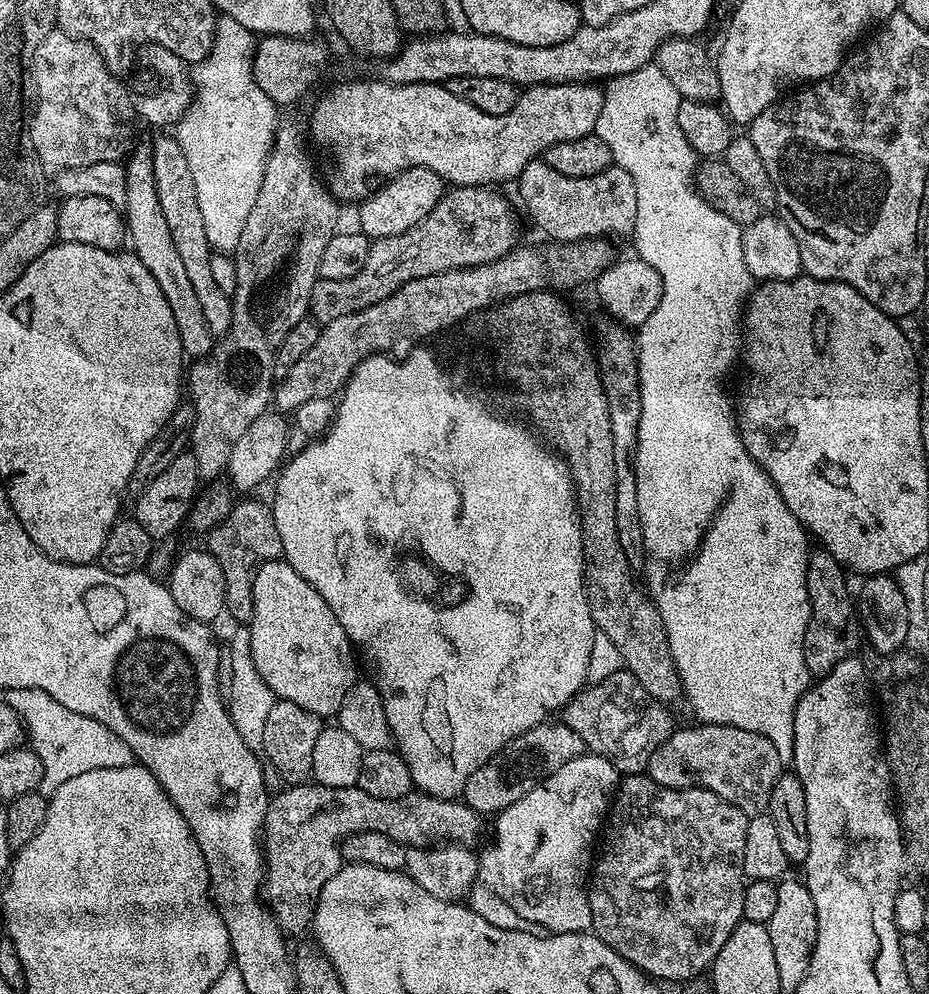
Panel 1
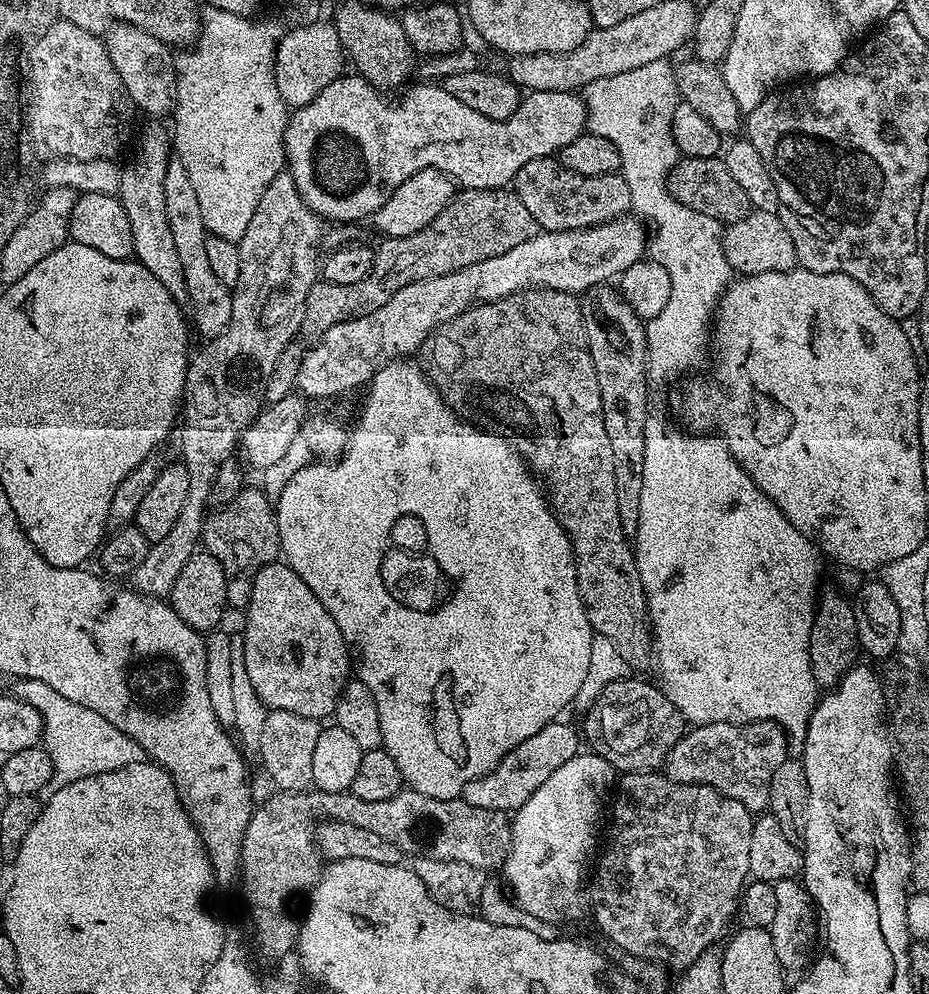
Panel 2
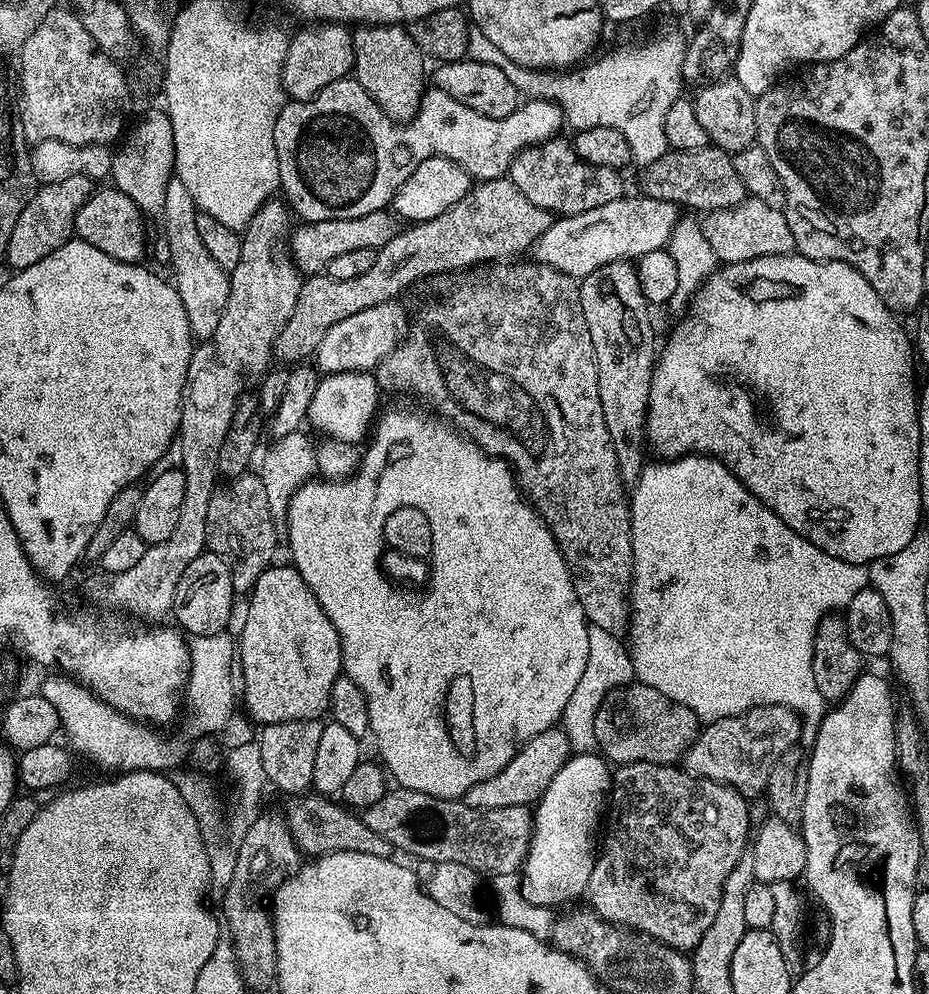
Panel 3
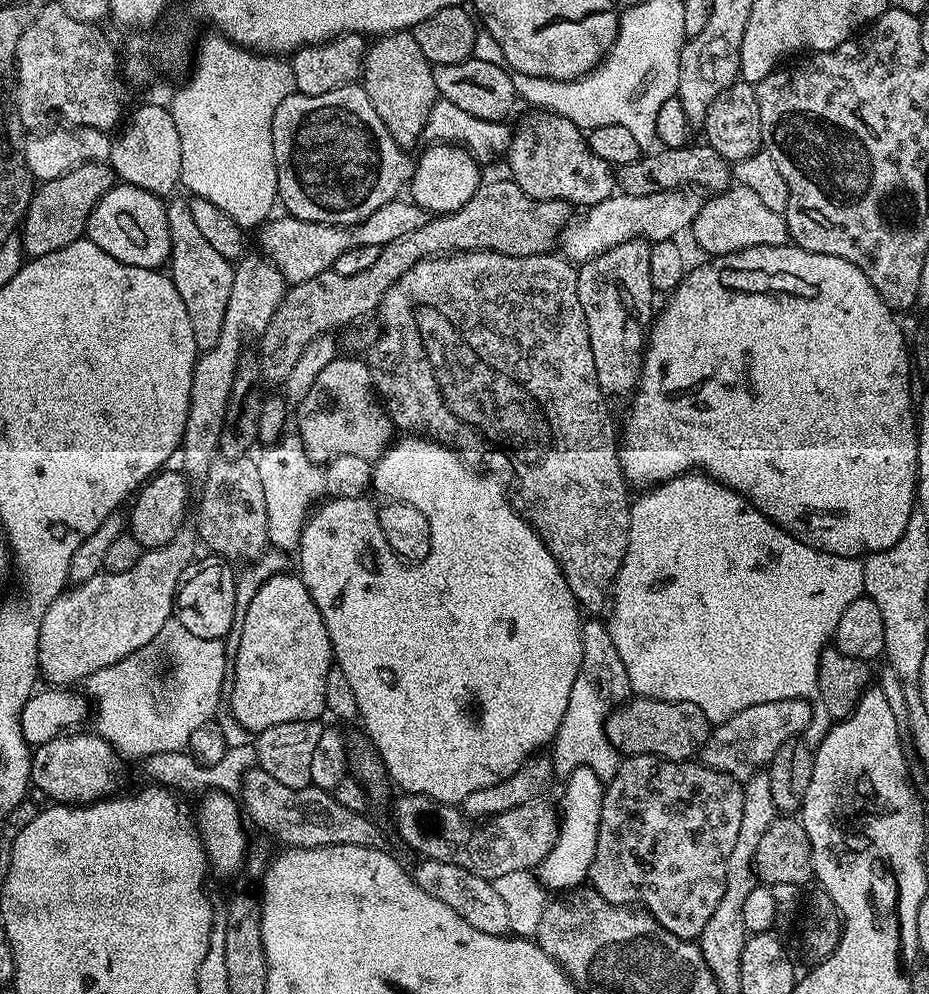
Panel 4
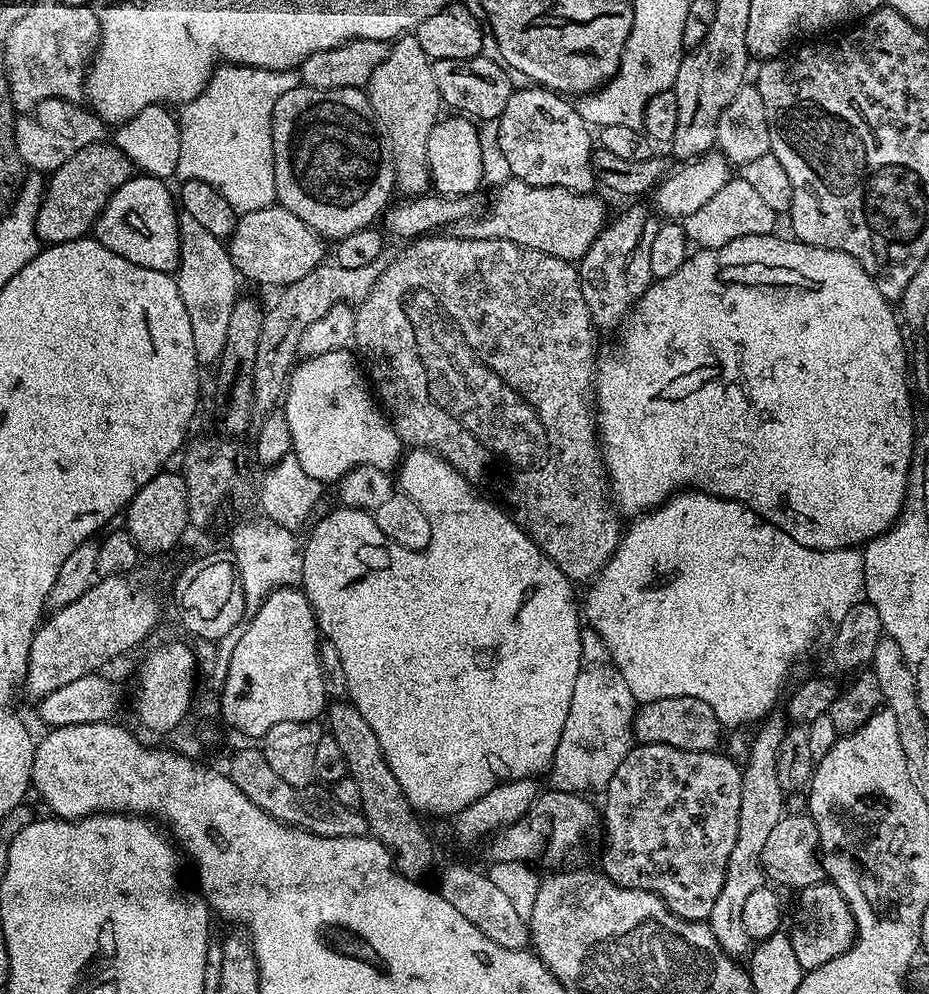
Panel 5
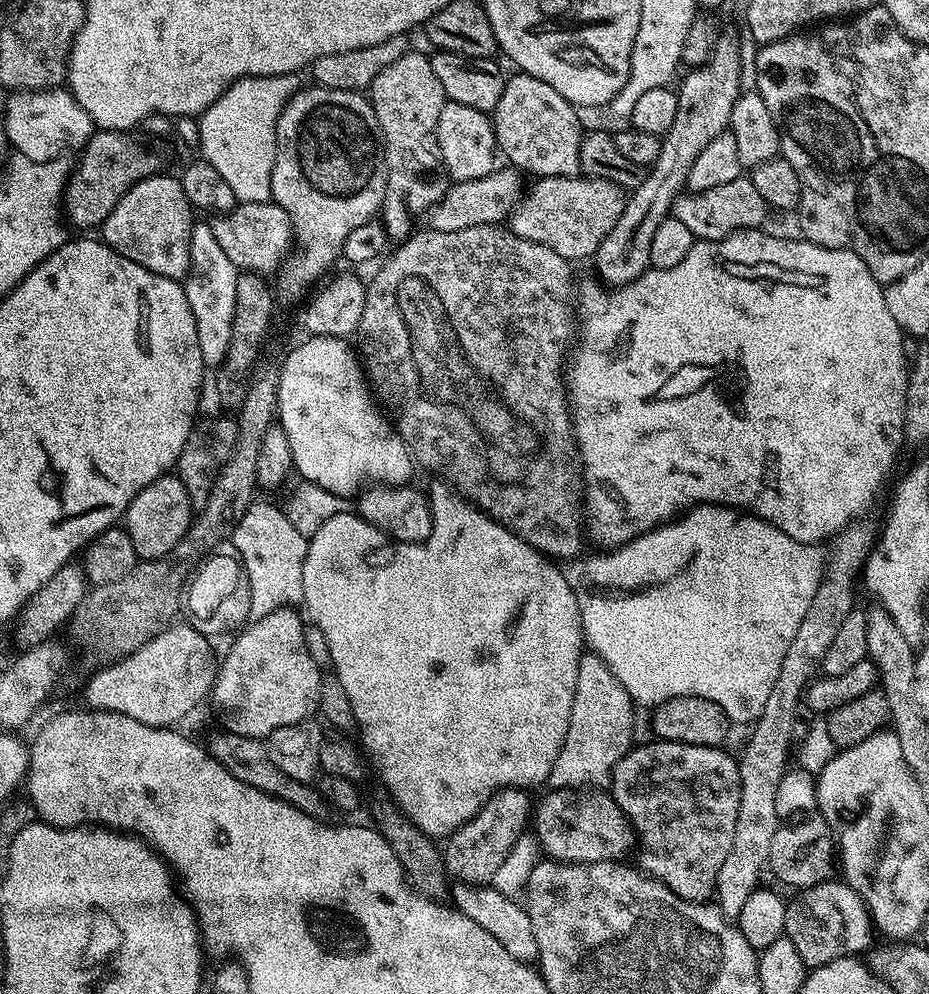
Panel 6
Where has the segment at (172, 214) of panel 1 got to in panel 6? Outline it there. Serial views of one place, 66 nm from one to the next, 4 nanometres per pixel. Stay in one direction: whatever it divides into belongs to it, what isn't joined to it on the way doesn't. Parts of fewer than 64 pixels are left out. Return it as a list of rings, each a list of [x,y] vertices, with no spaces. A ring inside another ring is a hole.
[[[193,223],[190,238],[190,270],[184,277],[186,302],[190,302],[190,314],[194,314],[194,326],[198,329],[198,347],[202,349],[205,369],[215,370],[226,358],[230,346],[230,334],[234,327],[234,294],[238,269],[218,246],[211,223]]]

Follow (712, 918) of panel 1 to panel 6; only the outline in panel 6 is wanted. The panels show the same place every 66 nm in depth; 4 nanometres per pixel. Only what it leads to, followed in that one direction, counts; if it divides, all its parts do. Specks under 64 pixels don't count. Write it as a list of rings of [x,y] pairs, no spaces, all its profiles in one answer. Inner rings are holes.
[[[649,739],[649,744],[637,743],[613,766],[610,783],[610,795],[615,798],[616,804],[624,811],[628,821],[632,824],[635,839],[644,847],[644,860],[648,875],[660,880],[674,894],[678,894],[683,900],[704,902],[715,893],[718,870],[722,870],[722,862],[726,862],[726,854],[730,854],[730,846],[734,846],[734,826],[738,822],[738,806],[740,805],[740,765],[735,755],[723,752],[723,747],[694,746],[683,744],[673,740]]]

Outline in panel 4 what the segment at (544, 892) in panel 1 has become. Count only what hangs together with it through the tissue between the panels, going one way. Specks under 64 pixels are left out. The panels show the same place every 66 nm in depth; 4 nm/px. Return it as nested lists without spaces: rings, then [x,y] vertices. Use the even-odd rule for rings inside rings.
[[[586,767],[574,770],[564,781],[564,797],[558,803],[560,832],[556,835],[550,854],[538,869],[540,883],[545,889],[559,894],[565,890],[581,887],[588,880],[588,871],[594,862],[598,826],[602,814],[605,781],[600,780],[594,770]]]

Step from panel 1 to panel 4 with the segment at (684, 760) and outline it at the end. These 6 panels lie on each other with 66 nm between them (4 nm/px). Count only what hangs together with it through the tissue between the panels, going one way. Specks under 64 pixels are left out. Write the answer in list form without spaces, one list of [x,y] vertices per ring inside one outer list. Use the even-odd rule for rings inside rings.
[[[782,698],[778,702],[762,702],[758,706],[750,706],[738,714],[734,714],[729,720],[719,721],[713,727],[712,733],[708,735],[708,741],[698,753],[699,759],[708,768],[732,776],[735,780],[746,782],[757,772],[767,769],[768,764],[774,758],[774,754],[784,742],[807,733],[812,709],[813,705],[808,700],[799,700],[798,698]]]

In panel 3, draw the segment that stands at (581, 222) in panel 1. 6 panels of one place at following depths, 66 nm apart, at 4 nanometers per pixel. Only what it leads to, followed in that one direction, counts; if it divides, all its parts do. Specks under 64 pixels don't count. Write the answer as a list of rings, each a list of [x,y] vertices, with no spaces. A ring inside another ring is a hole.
[[[564,138],[547,140],[522,150],[508,167],[508,176],[534,206],[542,206],[556,218],[582,214],[594,210],[594,206],[606,206],[606,202],[619,200],[626,192],[620,177],[623,175],[617,169],[583,164]]]

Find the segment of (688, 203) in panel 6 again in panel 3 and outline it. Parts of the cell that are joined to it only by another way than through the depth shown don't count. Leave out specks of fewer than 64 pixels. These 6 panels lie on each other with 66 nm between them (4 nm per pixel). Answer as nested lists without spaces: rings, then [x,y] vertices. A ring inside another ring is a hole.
[[[745,198],[733,208],[707,213],[703,217],[702,227],[706,242],[710,242],[710,248],[714,250],[721,265],[750,262],[754,258],[767,256],[786,256],[796,252],[794,234],[790,230],[787,215],[781,209],[766,206],[766,202],[751,198]]]

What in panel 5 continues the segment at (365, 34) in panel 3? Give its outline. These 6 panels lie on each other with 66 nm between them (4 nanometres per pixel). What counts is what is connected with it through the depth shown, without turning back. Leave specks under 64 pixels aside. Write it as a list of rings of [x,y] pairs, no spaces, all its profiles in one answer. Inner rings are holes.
[[[405,34],[389,47],[378,70],[370,74],[366,91],[376,131],[392,157],[396,188],[404,191],[403,195],[408,198],[425,195],[430,188],[426,138],[430,138],[430,130],[434,130],[437,120],[441,119],[442,101],[434,82],[432,61],[422,46],[418,46],[415,35]]]

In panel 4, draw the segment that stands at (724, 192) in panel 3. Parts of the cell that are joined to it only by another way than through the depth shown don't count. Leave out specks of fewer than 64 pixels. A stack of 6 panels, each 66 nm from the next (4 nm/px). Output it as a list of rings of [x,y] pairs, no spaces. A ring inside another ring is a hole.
[[[699,143],[683,148],[660,146],[647,154],[642,154],[634,162],[619,165],[614,172],[619,191],[626,196],[645,196],[669,192],[671,188],[699,186],[708,194],[725,192],[733,183],[729,161],[724,160],[722,154],[718,154],[718,150],[709,148],[707,143]],[[696,184],[701,184],[701,186]]]

